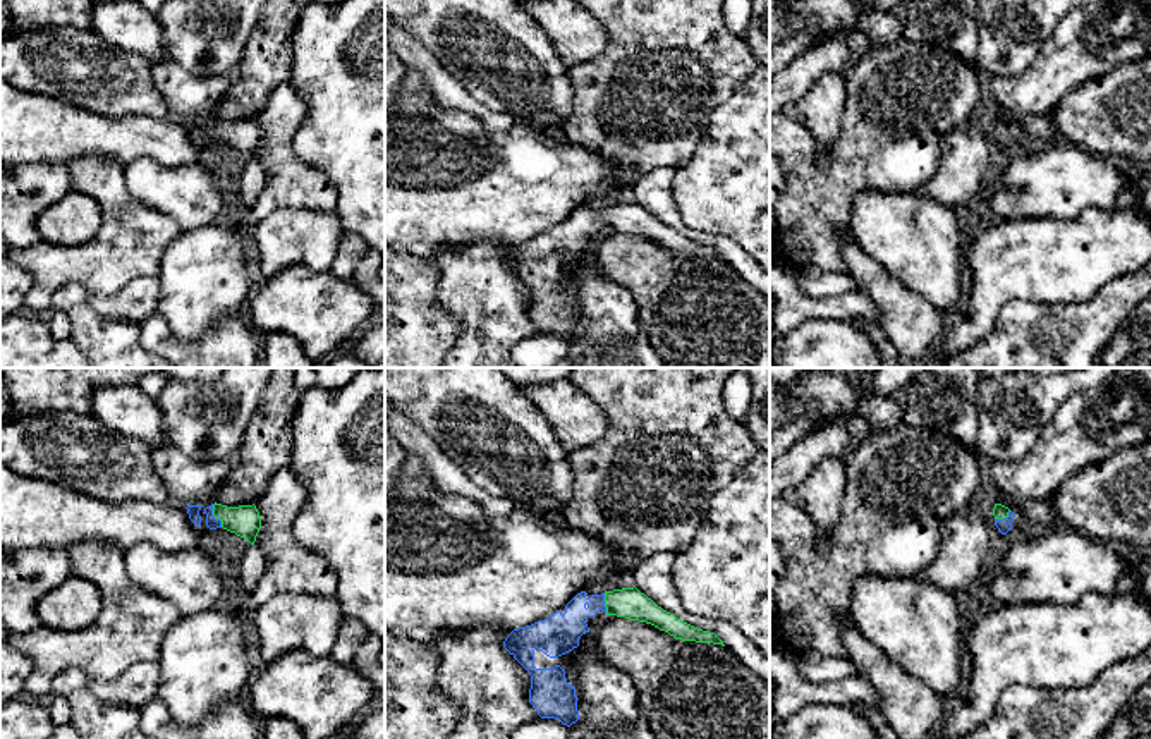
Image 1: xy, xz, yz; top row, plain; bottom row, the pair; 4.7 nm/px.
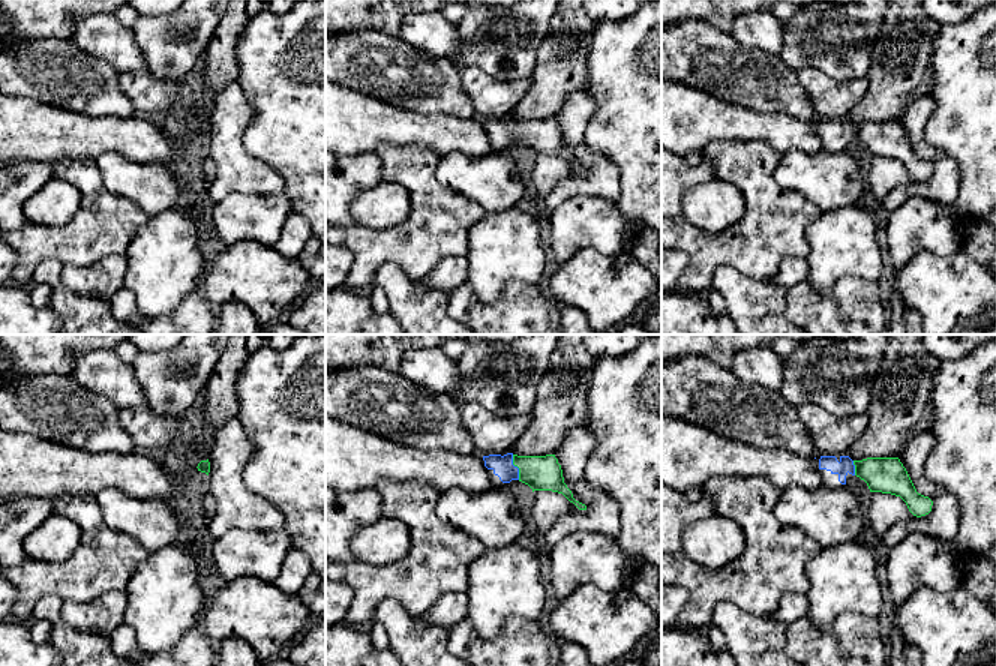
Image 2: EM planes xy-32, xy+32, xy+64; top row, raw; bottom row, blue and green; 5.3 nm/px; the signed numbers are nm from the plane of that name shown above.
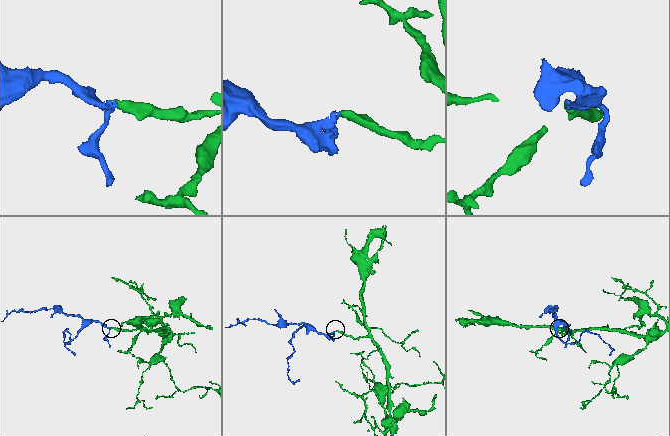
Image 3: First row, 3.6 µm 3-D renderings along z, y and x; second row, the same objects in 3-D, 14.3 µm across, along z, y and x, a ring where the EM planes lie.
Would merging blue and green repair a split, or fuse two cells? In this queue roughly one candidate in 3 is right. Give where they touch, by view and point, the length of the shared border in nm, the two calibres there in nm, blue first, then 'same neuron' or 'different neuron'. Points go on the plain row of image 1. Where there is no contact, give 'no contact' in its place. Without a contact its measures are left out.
xy (213, 131) | 120 nm | 60/150 nm | same neuron

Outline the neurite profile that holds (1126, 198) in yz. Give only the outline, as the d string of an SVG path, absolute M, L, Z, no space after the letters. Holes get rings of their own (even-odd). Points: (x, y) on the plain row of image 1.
M1136 182L1134 184L1125 184L1118 194L1117 194L1117 201L1115 201L1115 210L1127 210L1132 208L1136 205L1136 198L1137 198L1137 189L1136 189Z

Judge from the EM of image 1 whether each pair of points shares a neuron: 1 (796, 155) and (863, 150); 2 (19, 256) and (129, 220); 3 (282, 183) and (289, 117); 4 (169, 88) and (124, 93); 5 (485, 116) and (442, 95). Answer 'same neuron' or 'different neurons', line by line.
1: same neuron
2: same neuron
3: same neuron
4: different neurons
5: same neuron

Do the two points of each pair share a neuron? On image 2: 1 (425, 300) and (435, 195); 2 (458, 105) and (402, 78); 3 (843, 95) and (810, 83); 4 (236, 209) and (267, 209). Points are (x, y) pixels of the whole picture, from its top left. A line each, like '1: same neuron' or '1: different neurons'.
1: different neurons
2: same neuron
3: same neuron
4: same neuron

